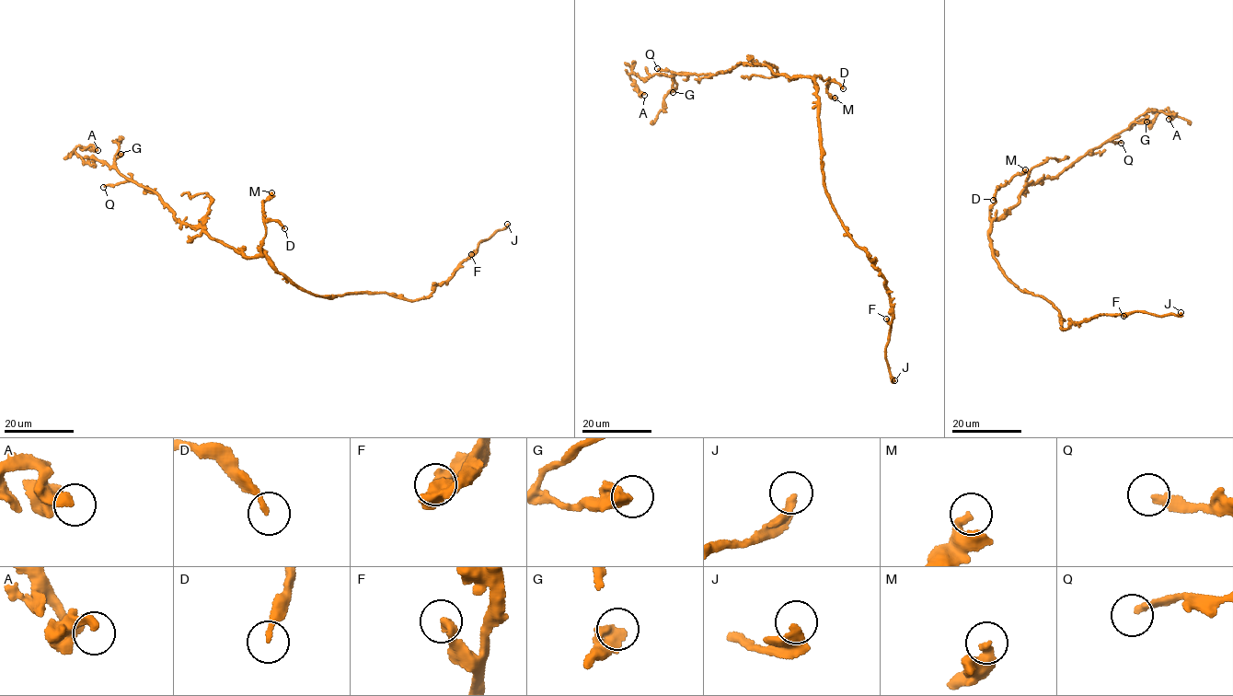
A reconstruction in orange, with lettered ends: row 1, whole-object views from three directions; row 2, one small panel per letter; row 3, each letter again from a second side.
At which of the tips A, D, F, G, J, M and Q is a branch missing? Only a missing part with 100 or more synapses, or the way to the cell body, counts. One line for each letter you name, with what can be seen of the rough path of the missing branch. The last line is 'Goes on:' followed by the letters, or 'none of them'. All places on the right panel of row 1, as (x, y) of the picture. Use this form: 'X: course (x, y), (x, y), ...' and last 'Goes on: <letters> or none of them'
Goes on: J

